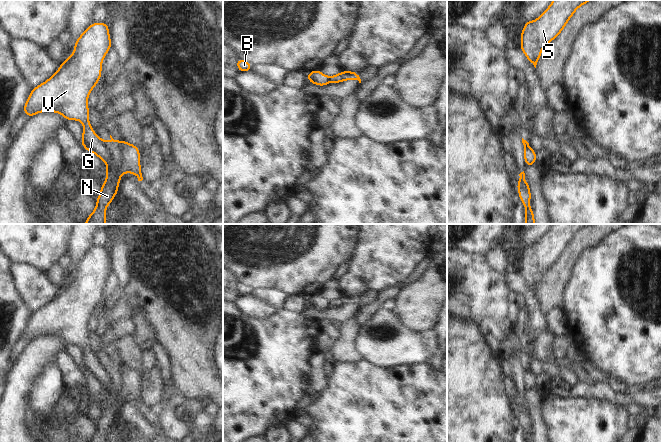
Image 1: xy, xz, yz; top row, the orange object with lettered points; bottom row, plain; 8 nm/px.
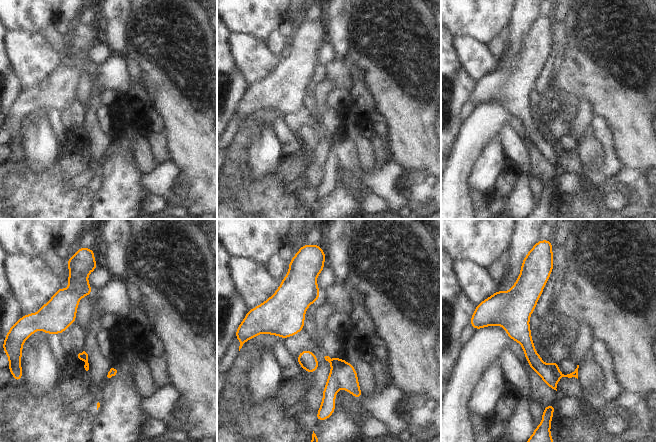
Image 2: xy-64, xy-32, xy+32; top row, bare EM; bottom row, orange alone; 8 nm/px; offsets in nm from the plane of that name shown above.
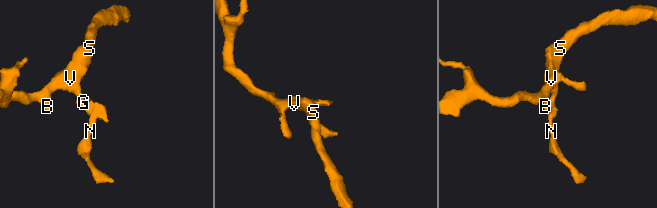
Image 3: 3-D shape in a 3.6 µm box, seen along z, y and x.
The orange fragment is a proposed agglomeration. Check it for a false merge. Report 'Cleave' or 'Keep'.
Cleave.

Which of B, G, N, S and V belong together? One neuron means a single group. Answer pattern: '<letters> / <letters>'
B G S V / N

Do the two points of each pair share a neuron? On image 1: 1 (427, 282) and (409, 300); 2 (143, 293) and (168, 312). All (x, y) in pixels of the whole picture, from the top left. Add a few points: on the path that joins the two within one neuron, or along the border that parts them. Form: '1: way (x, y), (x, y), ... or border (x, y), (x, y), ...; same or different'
1: way (423, 286), (413, 296); same
2: way (149, 293), (162, 306); same

